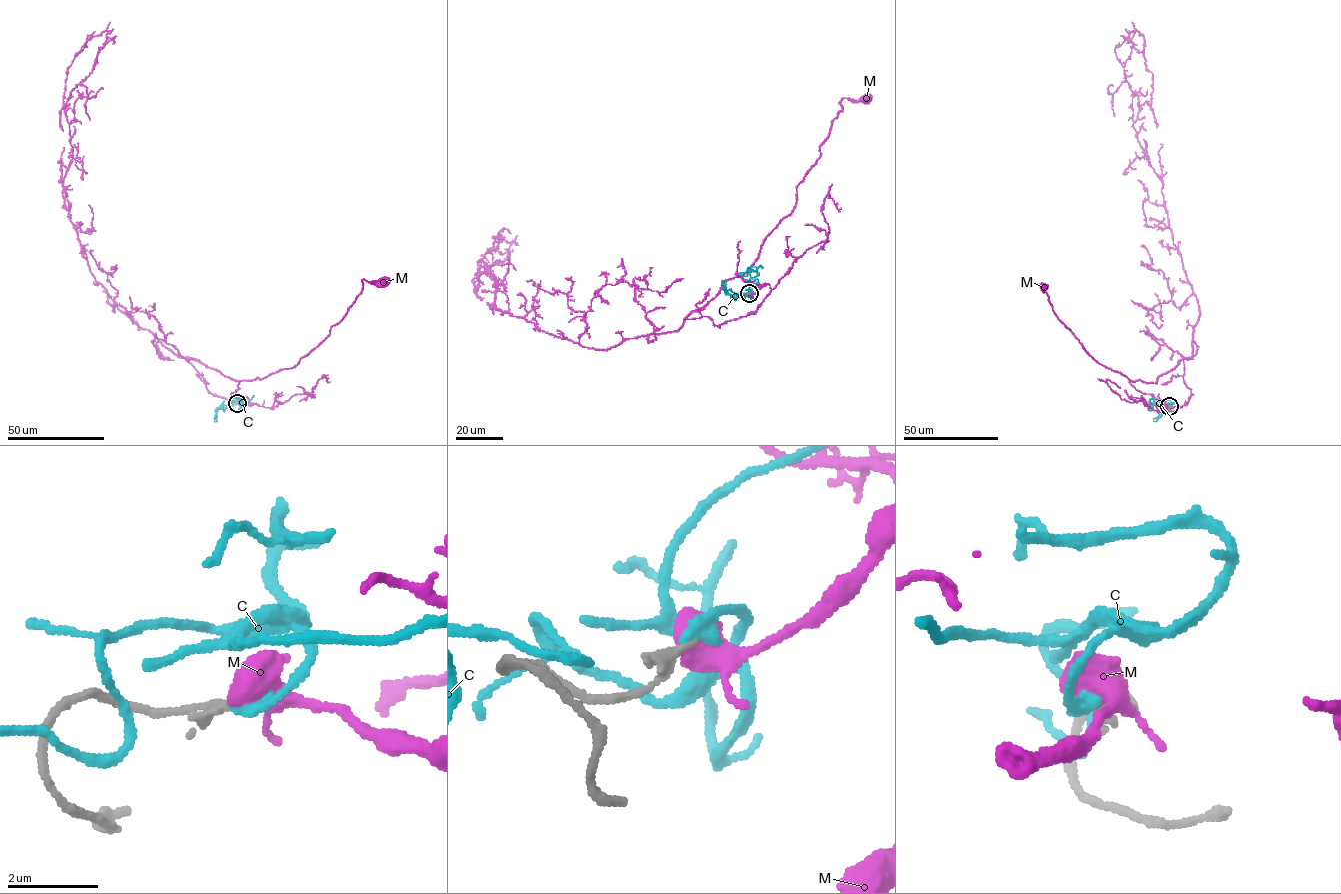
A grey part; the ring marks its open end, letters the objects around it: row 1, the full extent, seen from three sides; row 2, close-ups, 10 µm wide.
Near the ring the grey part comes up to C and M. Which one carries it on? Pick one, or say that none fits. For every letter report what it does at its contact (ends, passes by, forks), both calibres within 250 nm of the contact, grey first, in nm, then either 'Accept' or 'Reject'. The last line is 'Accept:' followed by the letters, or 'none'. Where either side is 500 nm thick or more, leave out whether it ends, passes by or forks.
C: It ends there. Thickness 260 nm (grey) against 320 nm. Accept
M: Thickness 260 nm (grey) against 650 nm. Reject
Accept: C

